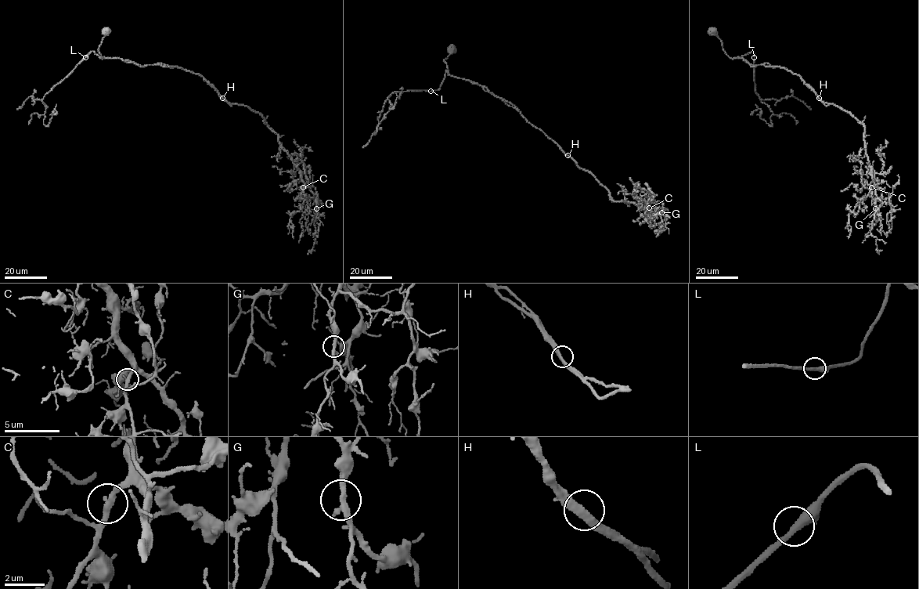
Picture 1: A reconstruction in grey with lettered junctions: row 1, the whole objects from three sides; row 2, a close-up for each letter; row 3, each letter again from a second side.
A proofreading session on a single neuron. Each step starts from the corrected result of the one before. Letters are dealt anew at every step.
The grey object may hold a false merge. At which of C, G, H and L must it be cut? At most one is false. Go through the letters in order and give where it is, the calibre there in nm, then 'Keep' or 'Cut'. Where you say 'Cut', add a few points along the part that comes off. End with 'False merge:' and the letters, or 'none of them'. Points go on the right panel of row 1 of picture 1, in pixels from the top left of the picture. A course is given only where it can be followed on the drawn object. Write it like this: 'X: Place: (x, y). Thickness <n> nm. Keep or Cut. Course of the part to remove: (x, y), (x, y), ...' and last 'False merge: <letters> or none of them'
C: Place: (871, 187). Thickness 320 nm. Keep
G: Place: (875, 208). Thickness 320 nm. Keep
H: Place: (819, 98). Thickness 340 nm. Keep
L: Place: (754, 57). Thickness 340 nm. Keep
False merge: none of them

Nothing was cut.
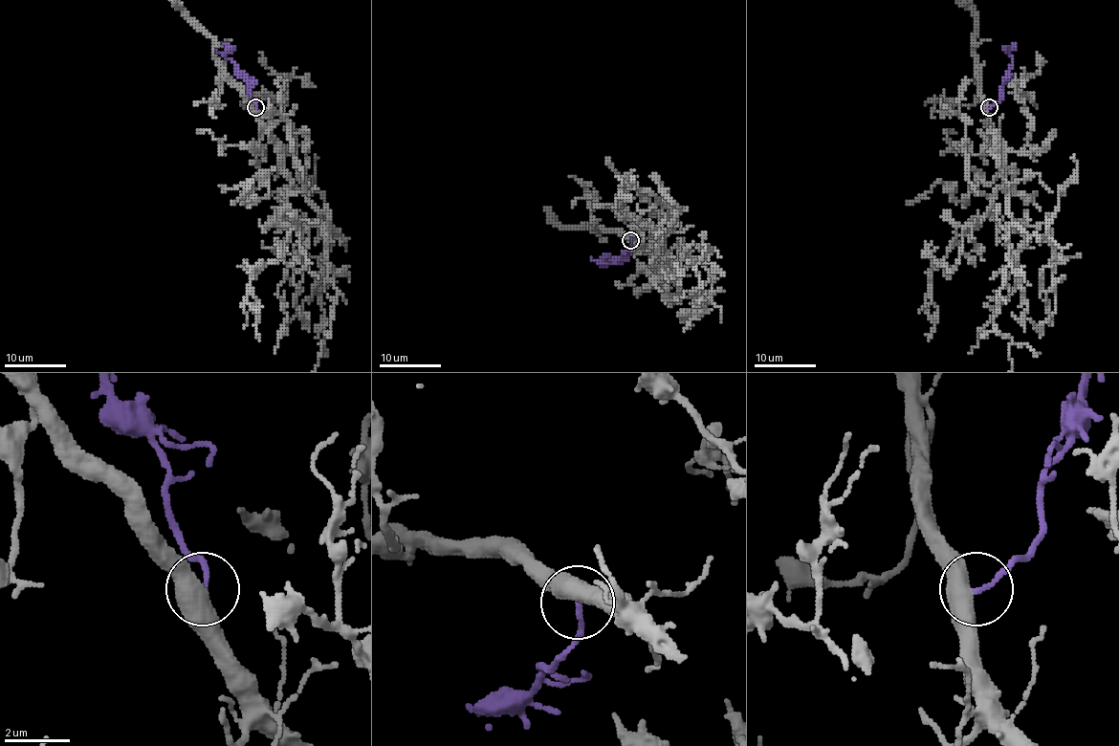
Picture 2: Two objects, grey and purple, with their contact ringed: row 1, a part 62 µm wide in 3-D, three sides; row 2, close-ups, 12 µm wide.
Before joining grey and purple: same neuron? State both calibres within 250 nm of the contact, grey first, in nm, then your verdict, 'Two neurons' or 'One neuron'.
Thickness 500 nm (grey) against 130 nm. One neuron

